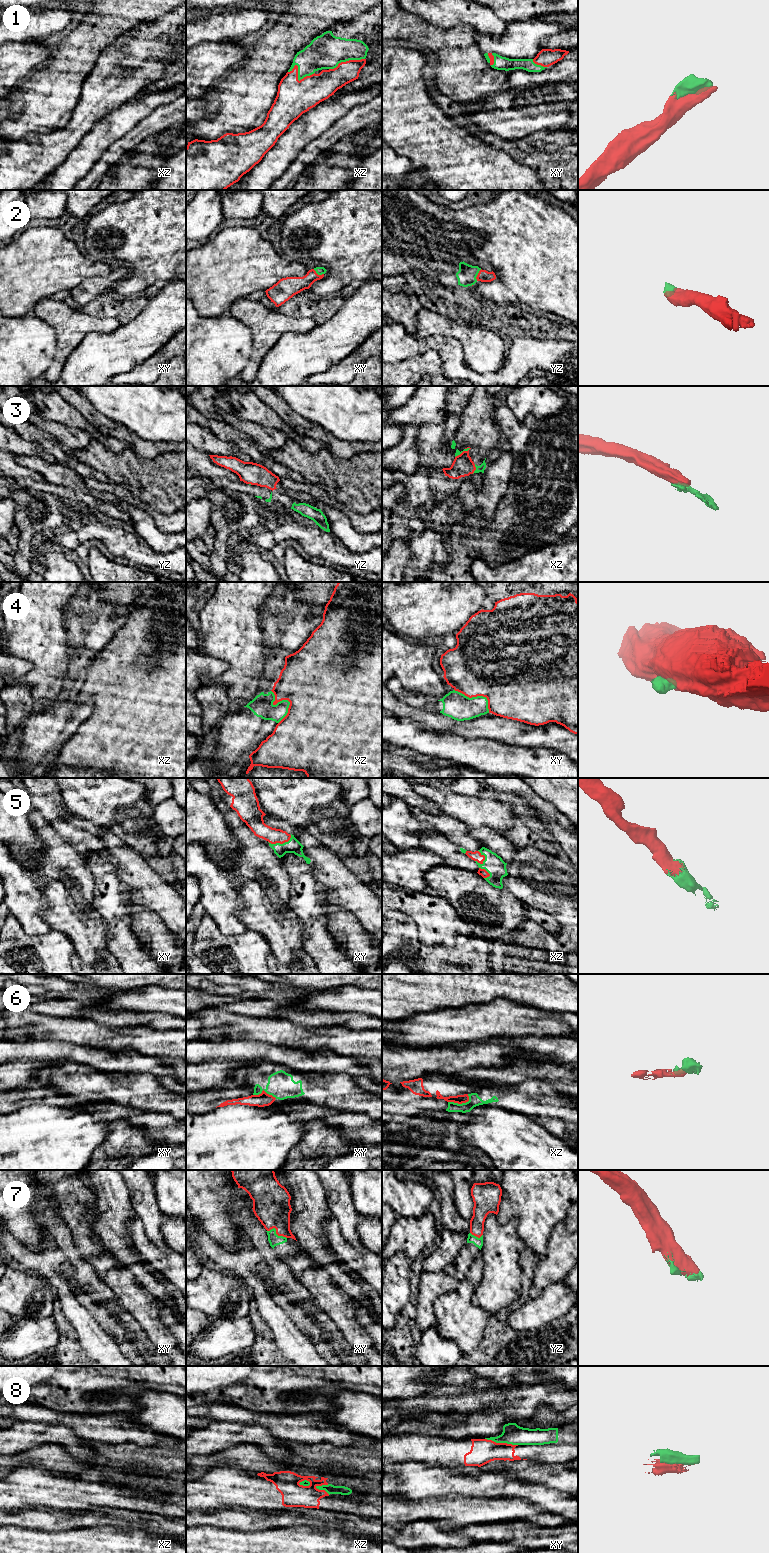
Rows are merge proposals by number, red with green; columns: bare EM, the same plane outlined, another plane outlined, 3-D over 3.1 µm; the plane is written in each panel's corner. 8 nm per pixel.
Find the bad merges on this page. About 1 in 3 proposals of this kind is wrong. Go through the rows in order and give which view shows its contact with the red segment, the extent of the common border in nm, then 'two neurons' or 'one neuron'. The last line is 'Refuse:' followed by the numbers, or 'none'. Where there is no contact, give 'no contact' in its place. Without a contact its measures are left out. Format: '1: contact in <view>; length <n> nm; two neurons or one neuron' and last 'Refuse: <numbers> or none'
1: contact in xz; length 220 nm; one neuron
2: contact in yz; length 100 nm; one neuron
3: contact in xz; length 80 nm; two neurons
4: contact in xz; length 280 nm; two neurons
5: contact in xy; length 200 nm; one neuron
6: contact in xz; length 180 nm; two neurons
7: contact in xy; length 170 nm; one neuron
8: contact in xy; length 280 nm; two neurons
Refuse: 3, 4, 6, 8

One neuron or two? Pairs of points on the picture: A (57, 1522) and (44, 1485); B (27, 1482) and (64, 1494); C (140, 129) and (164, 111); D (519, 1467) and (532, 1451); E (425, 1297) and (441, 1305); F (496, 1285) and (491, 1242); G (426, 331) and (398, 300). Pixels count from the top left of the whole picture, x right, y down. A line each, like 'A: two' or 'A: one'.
A: two
B: one
C: one
D: two
E: two
F: one
G: two

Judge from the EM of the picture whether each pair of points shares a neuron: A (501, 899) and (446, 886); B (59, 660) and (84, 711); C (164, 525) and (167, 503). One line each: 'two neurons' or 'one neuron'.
A: one neuron
B: two neurons
C: two neurons

